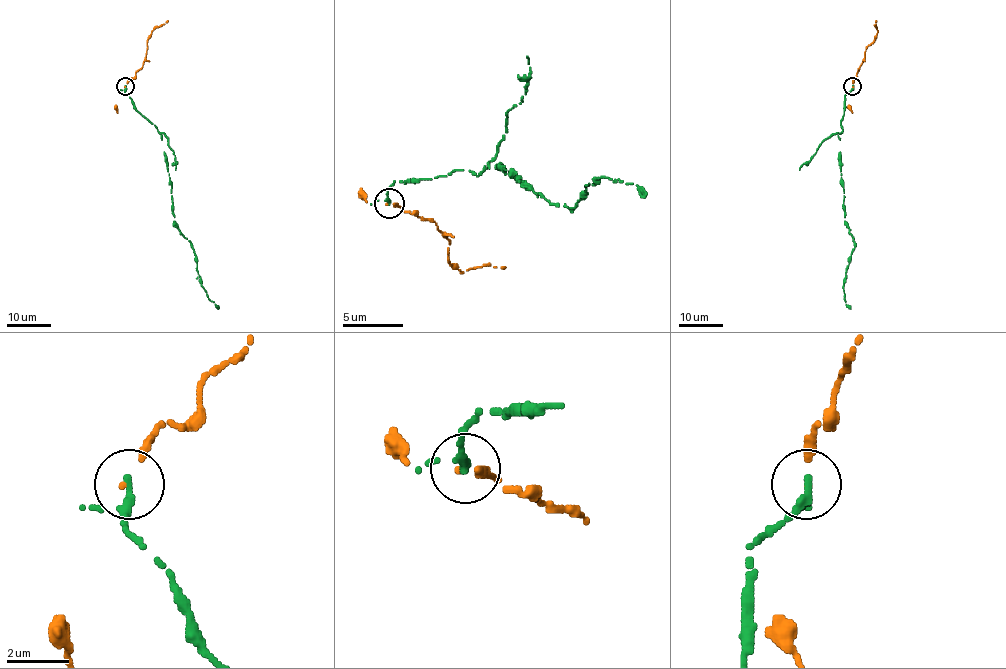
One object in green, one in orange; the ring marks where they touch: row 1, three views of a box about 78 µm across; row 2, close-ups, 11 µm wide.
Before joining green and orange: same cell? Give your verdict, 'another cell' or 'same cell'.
another cell

